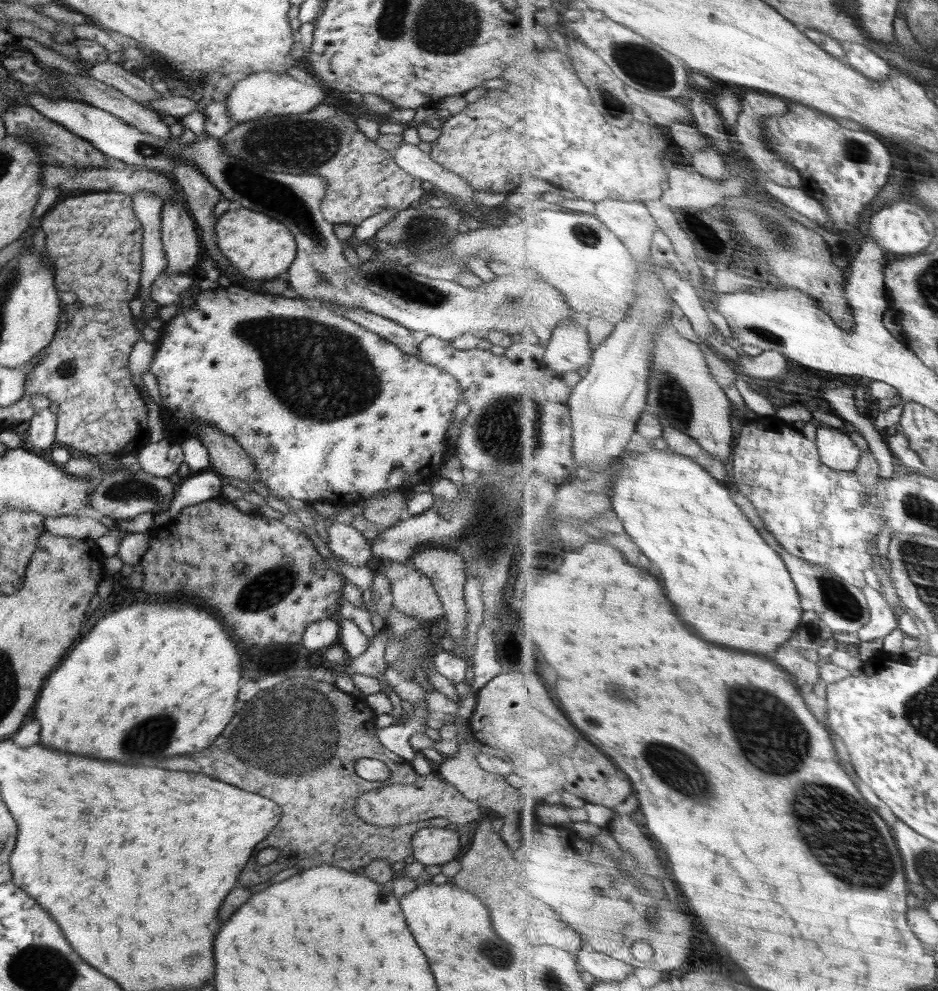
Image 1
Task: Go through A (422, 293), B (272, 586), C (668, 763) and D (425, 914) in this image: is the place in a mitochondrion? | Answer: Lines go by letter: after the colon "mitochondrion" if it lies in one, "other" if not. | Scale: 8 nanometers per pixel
A: mitochondrion
B: mitochondrion
C: mitochondrion
D: other

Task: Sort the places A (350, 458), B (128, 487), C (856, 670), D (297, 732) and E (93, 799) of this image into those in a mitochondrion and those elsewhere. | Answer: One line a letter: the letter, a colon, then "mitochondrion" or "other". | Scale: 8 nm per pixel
A: other
B: mitochondrion
C: other
D: mitochondrion
E: other

